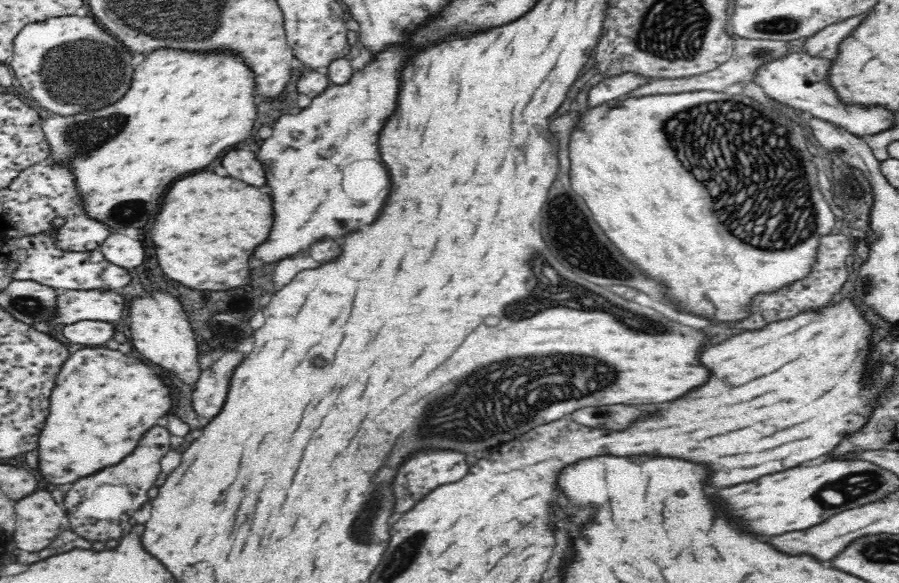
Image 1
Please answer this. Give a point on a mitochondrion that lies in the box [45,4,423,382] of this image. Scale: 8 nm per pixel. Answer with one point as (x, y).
(83, 139)

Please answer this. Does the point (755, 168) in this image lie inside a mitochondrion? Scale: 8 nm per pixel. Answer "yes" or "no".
yes

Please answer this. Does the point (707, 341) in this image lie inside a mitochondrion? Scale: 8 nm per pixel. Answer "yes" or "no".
no

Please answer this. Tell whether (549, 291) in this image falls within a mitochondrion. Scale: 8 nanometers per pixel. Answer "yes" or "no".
yes

